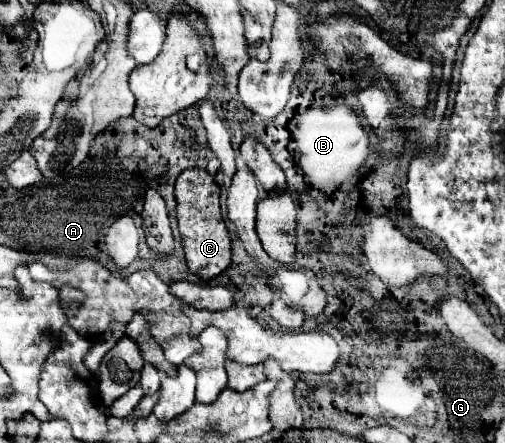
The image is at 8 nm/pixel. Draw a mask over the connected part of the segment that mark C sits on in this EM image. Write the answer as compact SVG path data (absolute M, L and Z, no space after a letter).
M187 169L177 177L175 183L177 221L185 247L185 259L189 269L205 281L217 277L231 265L231 237L221 217L219 193L219 185L205 169Z

